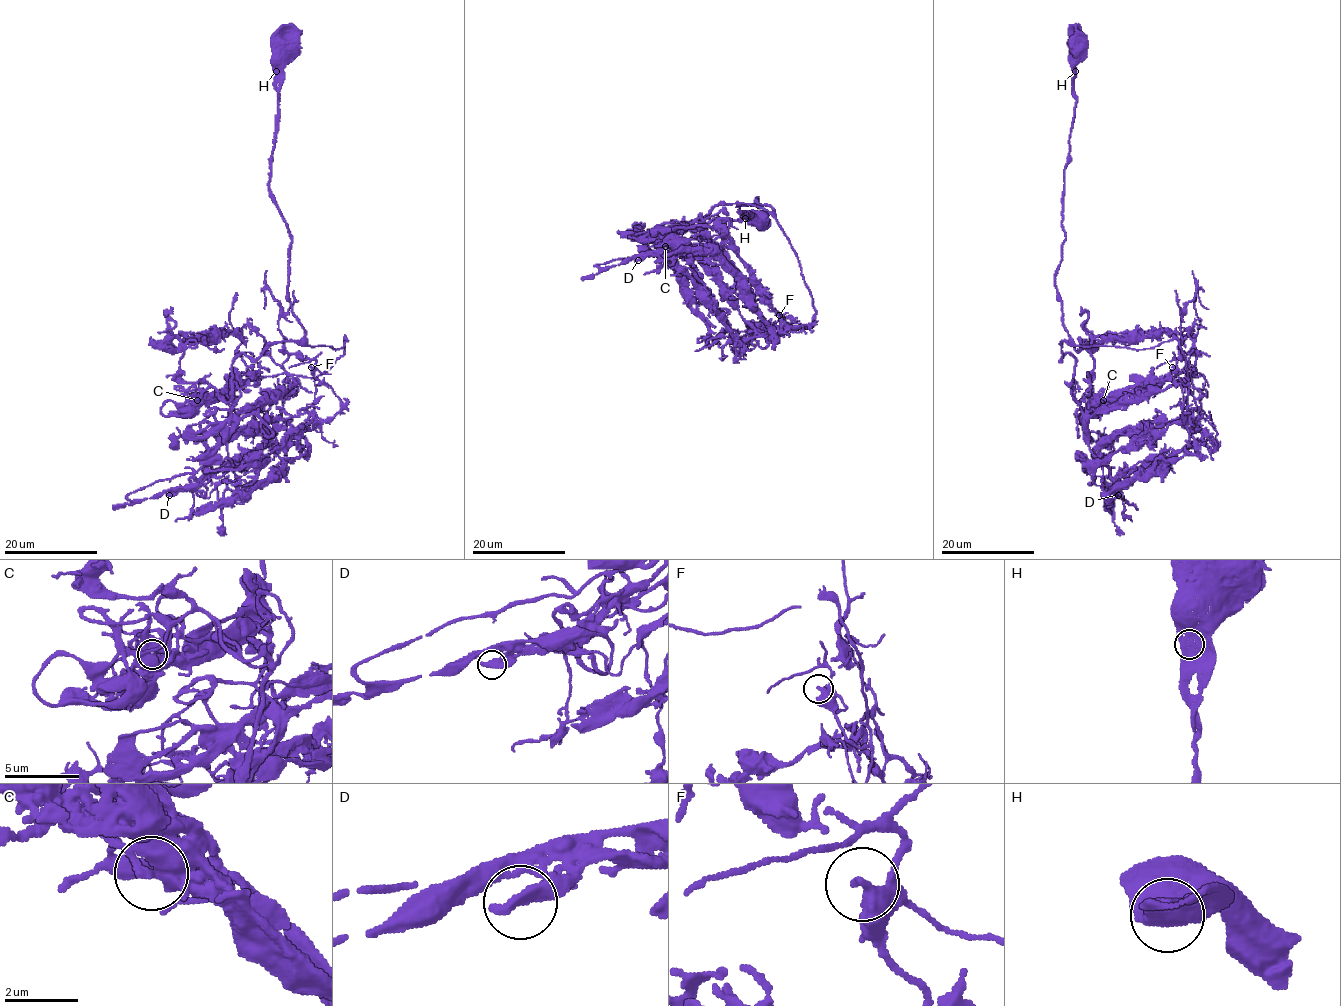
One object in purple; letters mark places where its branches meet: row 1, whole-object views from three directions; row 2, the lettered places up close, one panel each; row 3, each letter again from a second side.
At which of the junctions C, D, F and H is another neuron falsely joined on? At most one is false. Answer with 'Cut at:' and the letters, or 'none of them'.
Cut at: none of them

